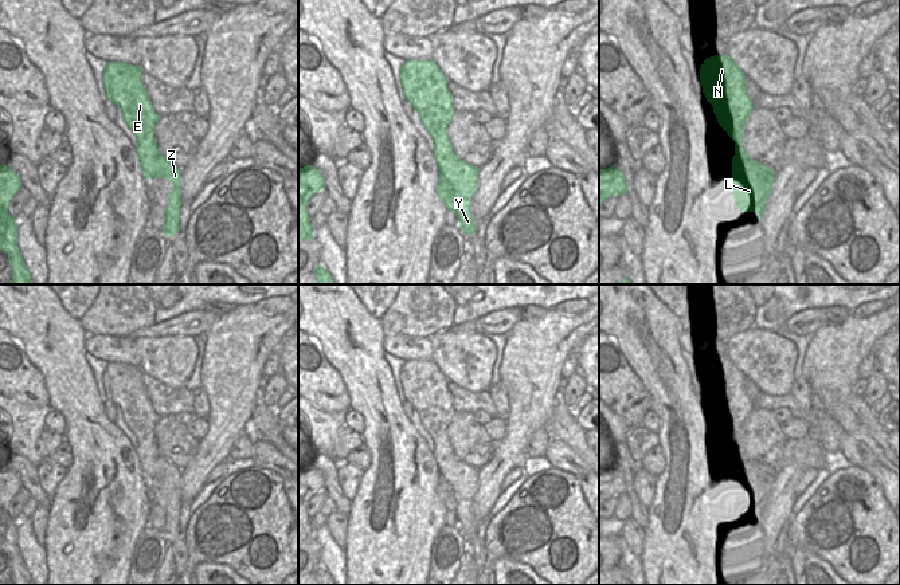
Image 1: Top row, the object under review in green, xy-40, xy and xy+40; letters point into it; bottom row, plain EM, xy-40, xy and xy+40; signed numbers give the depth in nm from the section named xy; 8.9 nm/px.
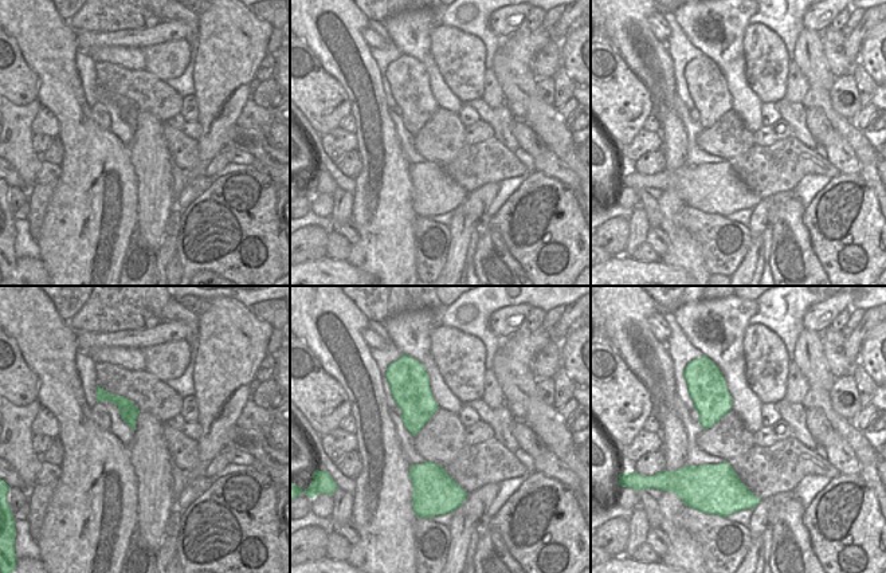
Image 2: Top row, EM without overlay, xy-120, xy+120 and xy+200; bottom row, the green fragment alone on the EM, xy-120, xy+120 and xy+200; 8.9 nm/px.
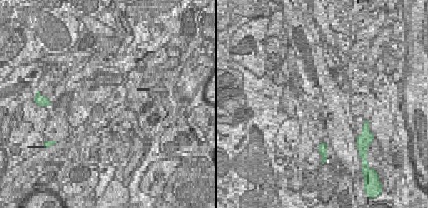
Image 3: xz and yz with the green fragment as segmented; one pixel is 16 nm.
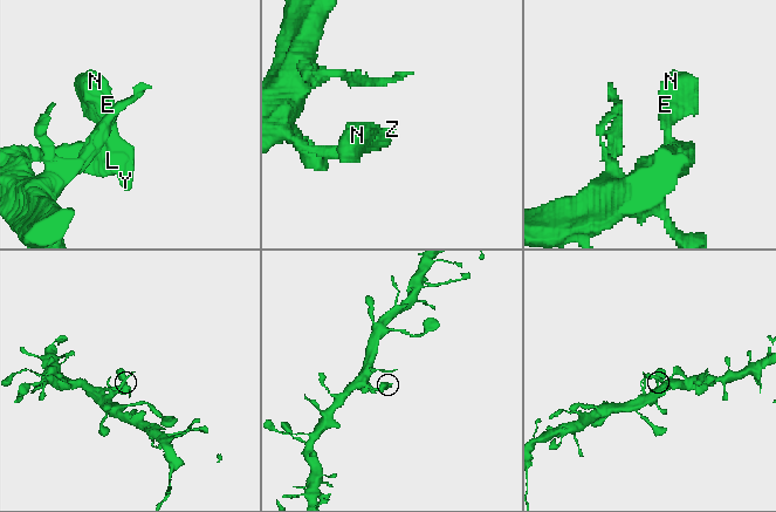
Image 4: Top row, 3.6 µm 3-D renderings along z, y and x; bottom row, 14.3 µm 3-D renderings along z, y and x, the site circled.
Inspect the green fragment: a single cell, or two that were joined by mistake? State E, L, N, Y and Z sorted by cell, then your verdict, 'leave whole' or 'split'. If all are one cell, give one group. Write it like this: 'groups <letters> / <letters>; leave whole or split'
groups E L N Y Z; leave whole

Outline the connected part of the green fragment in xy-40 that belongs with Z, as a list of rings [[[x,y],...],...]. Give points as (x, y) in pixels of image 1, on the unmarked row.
[[[107,362],[103,370],[103,388],[107,400],[118,405],[122,419],[133,432],[137,445],[136,454],[148,479],[167,479],[173,490],[168,495],[165,509],[164,535],[173,538],[179,533],[181,507],[181,470],[159,454],[154,440],[154,427],[160,416],[141,382],[141,368],[122,362]]]

